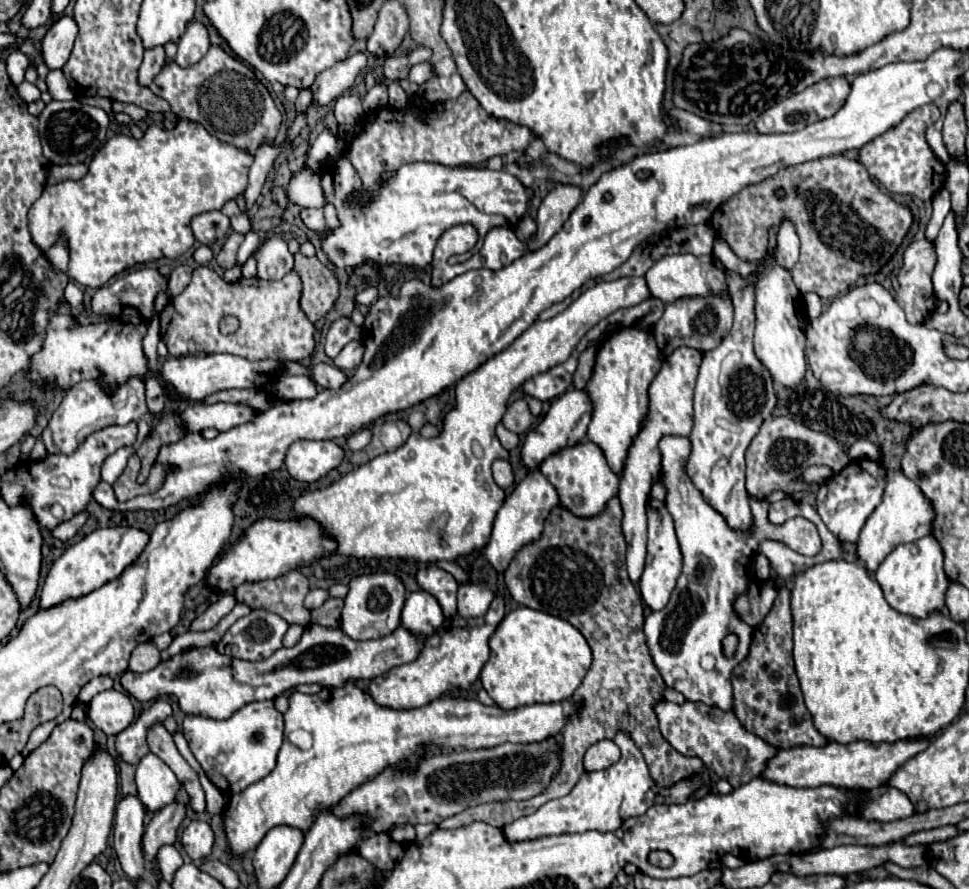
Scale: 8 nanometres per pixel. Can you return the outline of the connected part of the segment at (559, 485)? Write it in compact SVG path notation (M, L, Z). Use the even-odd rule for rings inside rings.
M589 440L579 442L573 448L565 448L553 456L549 456L541 464L541 474L557 488L559 502L575 516L599 516L605 510L605 504L617 496L619 478L613 474L613 470L607 466L607 460L601 452L601 448Z

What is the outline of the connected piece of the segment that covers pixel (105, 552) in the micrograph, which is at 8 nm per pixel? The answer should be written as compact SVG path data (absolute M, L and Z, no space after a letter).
M101 528L91 532L89 536L85 536L81 542L69 546L63 556L59 556L53 566L49 568L47 580L41 588L41 596L39 596L39 608L53 608L57 604L63 604L65 600L71 598L81 598L97 588L101 588L103 584L115 580L117 576L121 576L121 572L133 564L133 560L137 560L137 556L145 550L149 542L149 534L137 528Z

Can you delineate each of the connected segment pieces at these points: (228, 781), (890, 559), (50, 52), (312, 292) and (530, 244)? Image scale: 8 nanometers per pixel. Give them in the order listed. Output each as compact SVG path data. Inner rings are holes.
M263 700L243 706L227 720L193 714L185 716L181 730L207 778L217 788L237 794L273 772L273 764L277 764L277 752L283 742L283 714L275 708L273 700Z
M933 536L919 538L909 544L899 544L875 572L875 580L883 590L885 600L891 608L913 618L925 618L933 612L945 610L945 592L949 578L943 572L943 552Z
M61 16L43 38L43 62L49 70L61 70L69 60L73 42L77 36L77 24L69 16Z
M301 252L295 254L295 270L303 280L301 308L311 322L323 318L339 294L339 284L331 270L323 266L315 256L307 258Z
M557 184L547 198L541 202L539 212L537 212L537 232L525 242L527 250L539 250L543 248L565 224L565 220L569 218L569 212L573 212L573 208L581 202L583 194L577 186L563 186Z

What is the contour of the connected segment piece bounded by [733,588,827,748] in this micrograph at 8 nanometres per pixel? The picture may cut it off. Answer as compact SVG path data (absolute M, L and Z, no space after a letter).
M781 588L777 600L767 614L765 622L753 632L753 642L747 658L733 670L733 694L735 704L733 712L739 722L763 738L775 748L793 748L793 746L825 746L827 738L821 736L813 722L811 714L803 704L799 680L793 664L793 620L789 608L789 590Z

